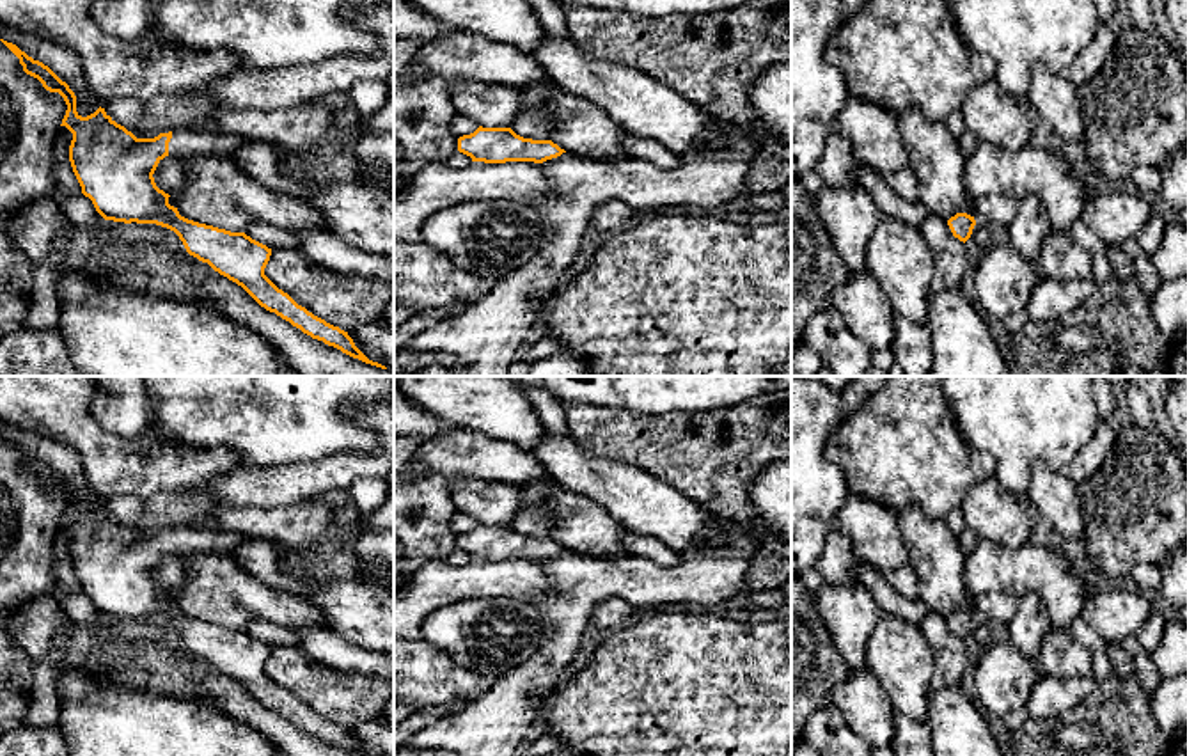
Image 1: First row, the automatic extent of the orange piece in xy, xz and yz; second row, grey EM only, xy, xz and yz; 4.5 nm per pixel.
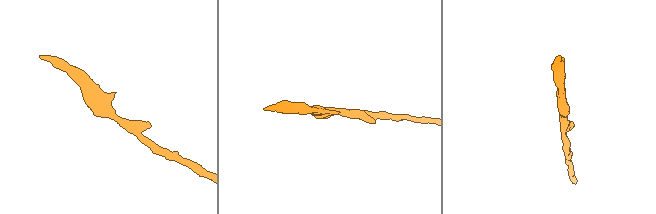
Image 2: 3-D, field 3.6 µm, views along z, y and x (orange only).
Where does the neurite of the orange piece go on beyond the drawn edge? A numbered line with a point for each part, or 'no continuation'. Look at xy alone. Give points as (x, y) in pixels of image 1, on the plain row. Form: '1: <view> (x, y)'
1: xy (210, 538)

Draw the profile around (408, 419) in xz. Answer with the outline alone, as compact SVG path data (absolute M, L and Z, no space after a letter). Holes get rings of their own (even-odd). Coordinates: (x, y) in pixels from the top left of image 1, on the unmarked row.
M394 383L394 435L419 437L421 442L431 440L445 433L456 433L461 428L445 424L435 419L421 406L412 405Z

